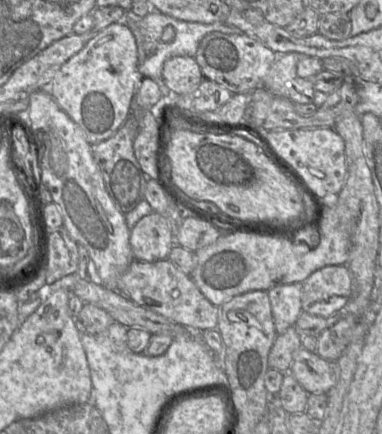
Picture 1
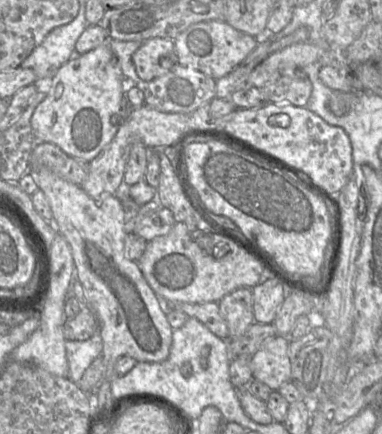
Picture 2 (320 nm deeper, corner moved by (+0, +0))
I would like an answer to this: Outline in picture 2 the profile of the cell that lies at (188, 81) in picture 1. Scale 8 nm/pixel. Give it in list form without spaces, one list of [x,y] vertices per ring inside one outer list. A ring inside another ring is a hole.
[[[158,37],[145,40],[133,53],[132,62],[143,82],[167,74],[179,64],[174,40]]]

